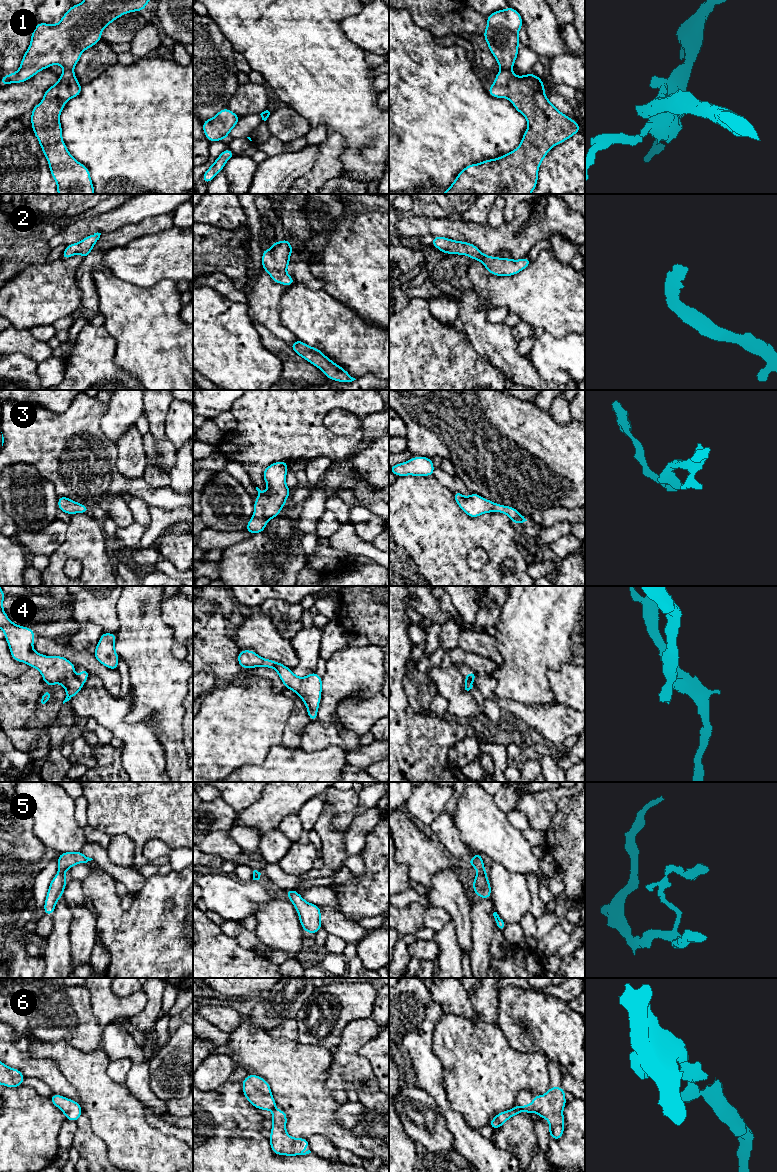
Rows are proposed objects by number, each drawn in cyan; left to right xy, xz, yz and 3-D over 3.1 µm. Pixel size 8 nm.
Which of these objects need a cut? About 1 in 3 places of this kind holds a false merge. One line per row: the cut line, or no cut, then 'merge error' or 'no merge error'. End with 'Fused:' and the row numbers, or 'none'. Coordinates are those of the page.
1: cut in yz along (501, 69), (510, 70); merge error
2: no cut; no merge error
3: no cut; no merge error
4: cut in xy along (76, 677), (82, 684); merge error
5: no cut; no merge error
6: cut in xz along (275, 1106), (271, 1110); merge error
Fused: 1, 4, 6

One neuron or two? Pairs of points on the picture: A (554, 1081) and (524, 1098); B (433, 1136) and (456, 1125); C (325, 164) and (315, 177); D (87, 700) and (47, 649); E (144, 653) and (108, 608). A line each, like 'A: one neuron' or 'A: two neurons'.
A: one neuron
B: two neurons
C: one neuron
D: two neurons
E: two neurons

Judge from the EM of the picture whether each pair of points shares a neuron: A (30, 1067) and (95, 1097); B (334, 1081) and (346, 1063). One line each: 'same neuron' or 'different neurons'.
A: different neurons
B: same neuron

